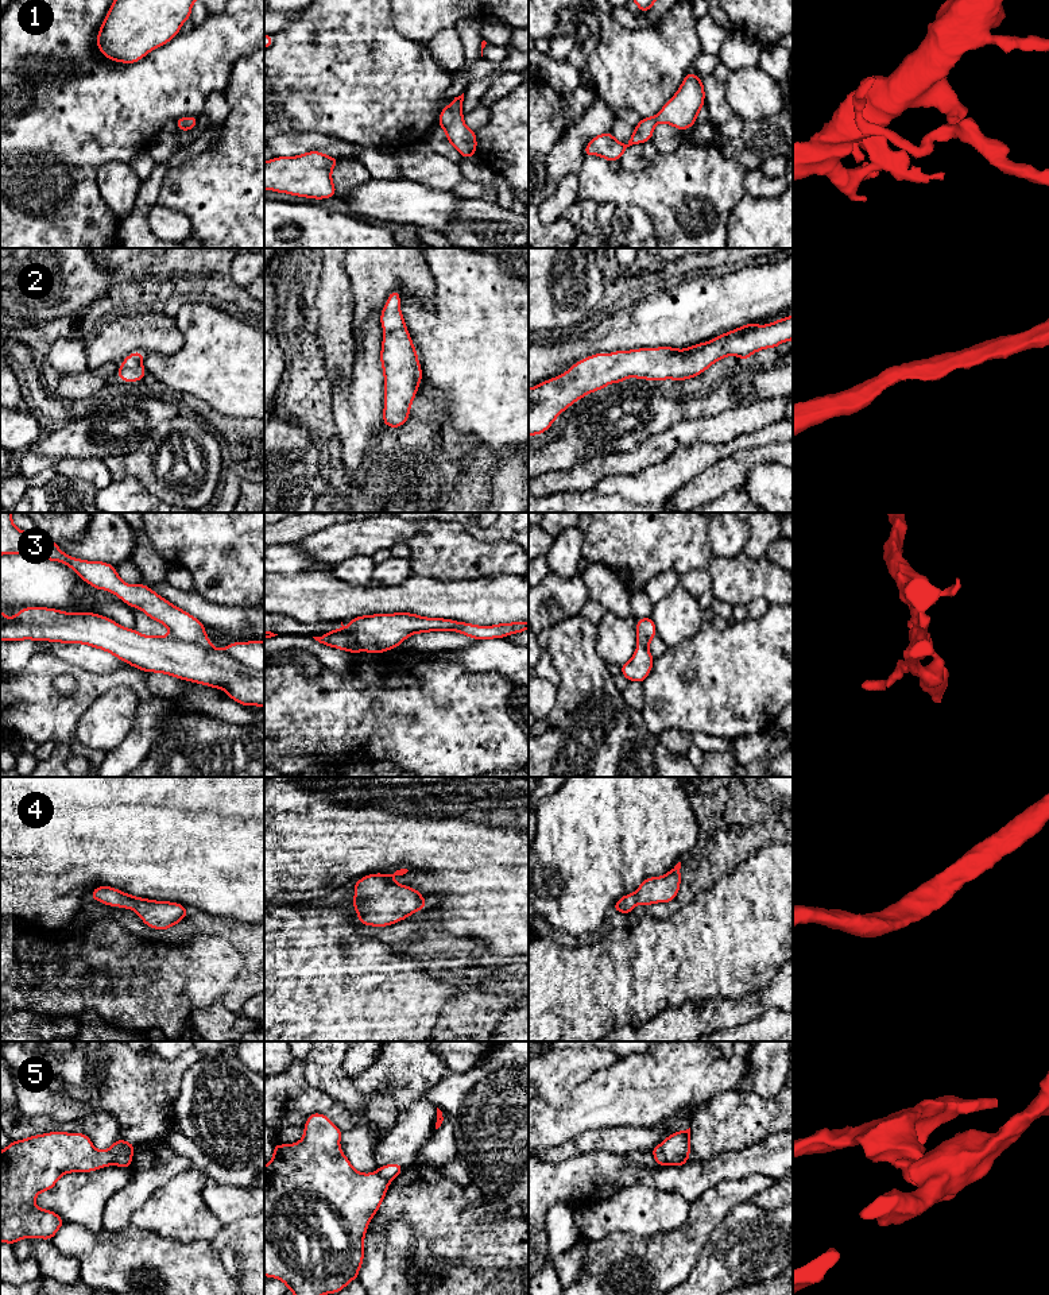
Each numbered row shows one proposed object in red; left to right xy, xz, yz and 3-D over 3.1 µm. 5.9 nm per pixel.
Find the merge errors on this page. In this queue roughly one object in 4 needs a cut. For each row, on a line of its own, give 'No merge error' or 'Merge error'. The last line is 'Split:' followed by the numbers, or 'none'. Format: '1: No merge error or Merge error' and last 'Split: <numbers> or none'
1: No merge error
2: No merge error
3: Merge error
4: No merge error
5: Merge error
Split: 3, 5

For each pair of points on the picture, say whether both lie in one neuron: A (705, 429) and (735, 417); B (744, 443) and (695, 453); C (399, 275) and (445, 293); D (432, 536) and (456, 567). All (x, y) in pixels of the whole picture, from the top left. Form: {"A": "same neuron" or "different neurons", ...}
{"A": "same neuron", "B": "same neuron", "C": "different neurons", "D": "same neuron"}

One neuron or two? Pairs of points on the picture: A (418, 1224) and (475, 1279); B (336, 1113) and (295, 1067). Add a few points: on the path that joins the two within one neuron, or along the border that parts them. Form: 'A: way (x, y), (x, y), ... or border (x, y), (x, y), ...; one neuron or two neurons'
A: way (434, 1236), (444, 1237), (469, 1263); one neuron
B: way (322, 1102), (316, 1101), (295, 1081); one neuron

